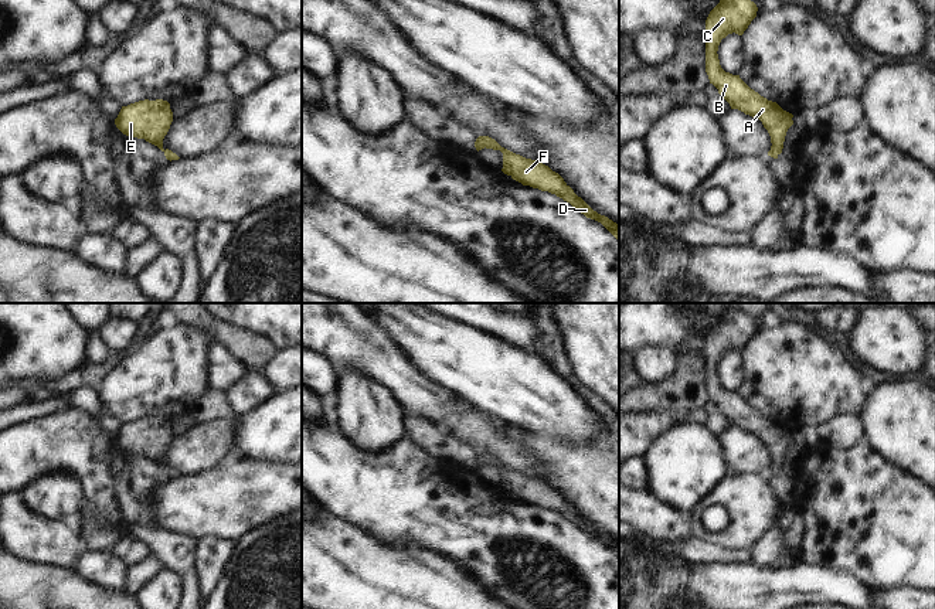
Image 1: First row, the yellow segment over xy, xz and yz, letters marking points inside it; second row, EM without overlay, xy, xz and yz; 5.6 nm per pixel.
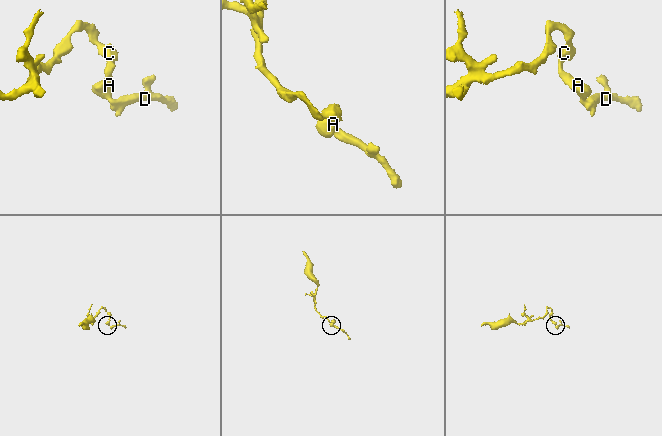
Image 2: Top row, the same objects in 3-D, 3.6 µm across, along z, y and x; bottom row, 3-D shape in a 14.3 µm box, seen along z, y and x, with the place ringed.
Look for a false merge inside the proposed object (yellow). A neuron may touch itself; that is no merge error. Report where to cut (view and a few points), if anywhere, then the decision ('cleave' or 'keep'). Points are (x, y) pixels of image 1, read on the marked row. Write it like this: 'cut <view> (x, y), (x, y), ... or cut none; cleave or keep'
cut none; keep

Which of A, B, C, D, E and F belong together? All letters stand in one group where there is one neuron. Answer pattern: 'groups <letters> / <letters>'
groups A B C D E F

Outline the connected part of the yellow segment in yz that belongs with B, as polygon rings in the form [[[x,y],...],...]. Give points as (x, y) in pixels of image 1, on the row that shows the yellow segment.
[[[720,0],[710,11],[706,20],[706,72],[710,84],[718,89],[731,109],[738,109],[762,122],[772,143],[768,156],[778,159],[786,132],[793,125],[793,115],[751,89],[740,75],[725,72],[717,54],[721,40],[732,33],[742,35],[756,17],[756,11],[758,7],[751,0]]]

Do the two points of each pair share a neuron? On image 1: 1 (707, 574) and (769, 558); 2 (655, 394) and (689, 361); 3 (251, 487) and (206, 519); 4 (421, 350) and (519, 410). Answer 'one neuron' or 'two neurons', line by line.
1: two neurons
2: one neuron
3: one neuron
4: one neuron

